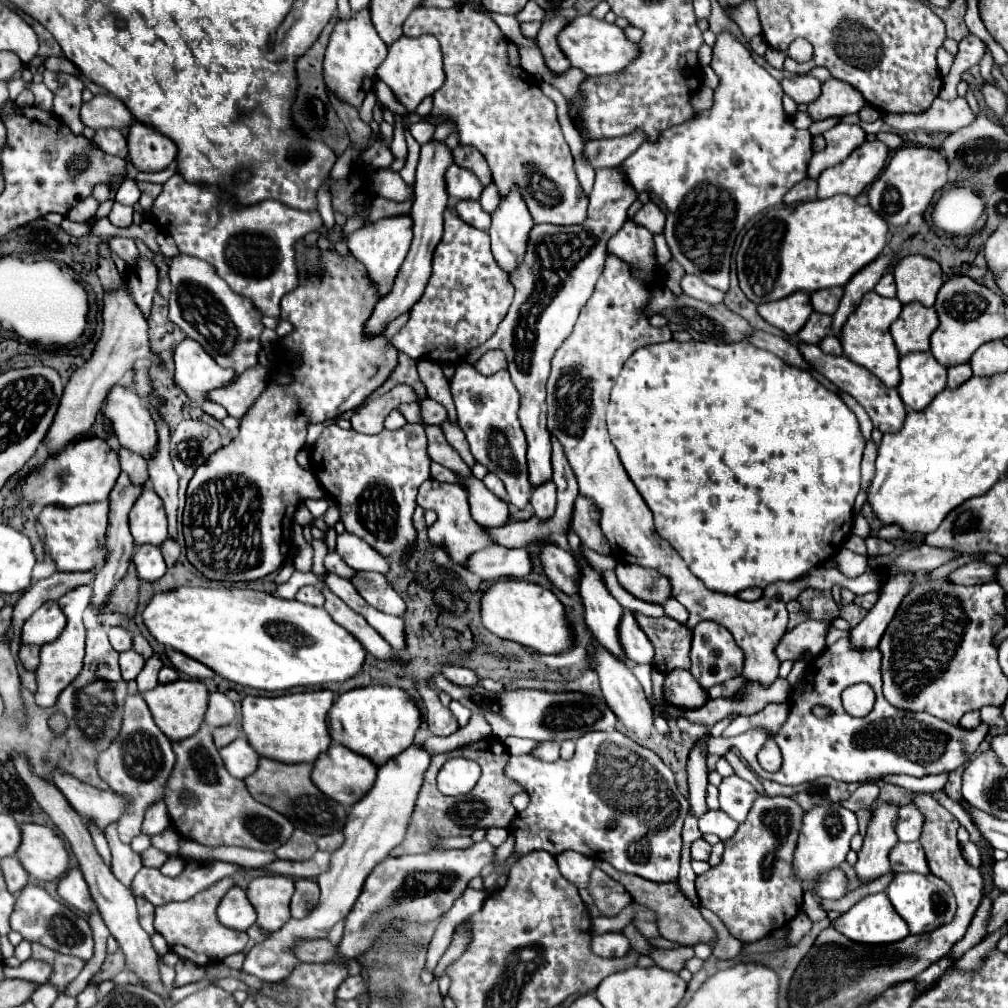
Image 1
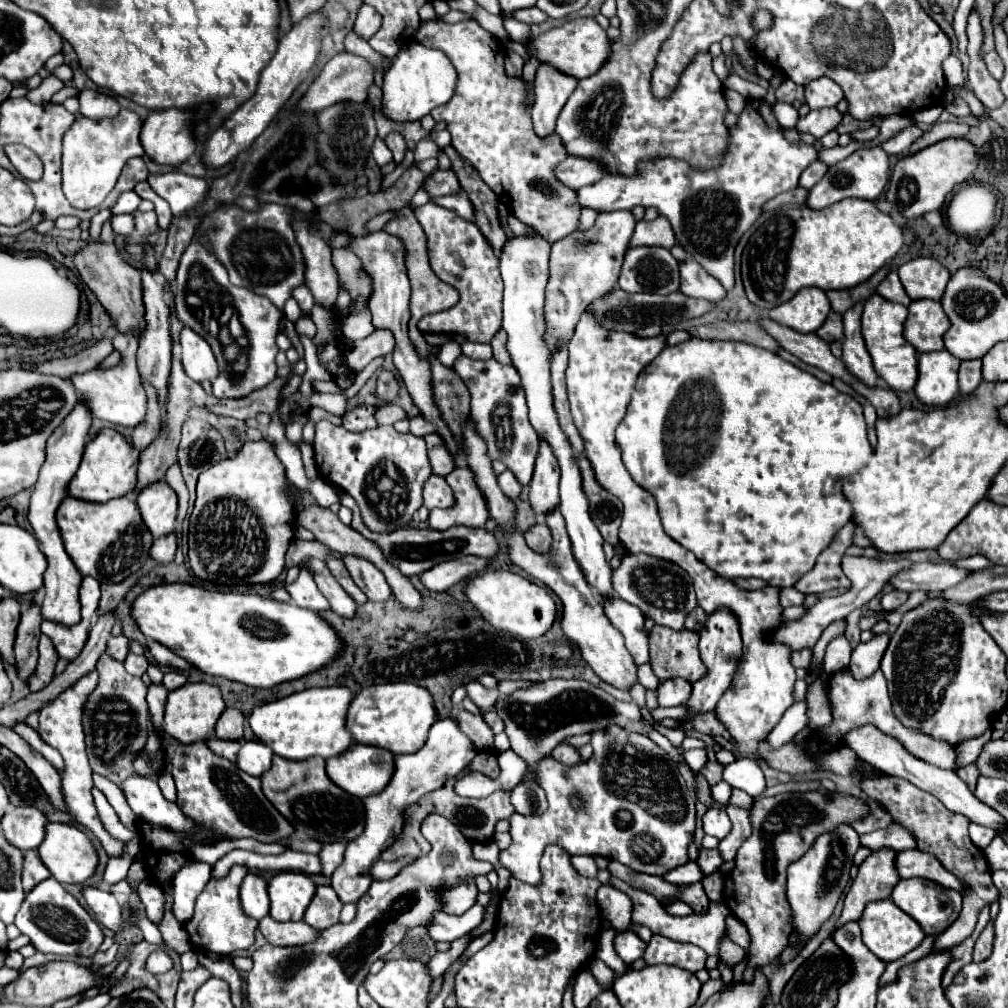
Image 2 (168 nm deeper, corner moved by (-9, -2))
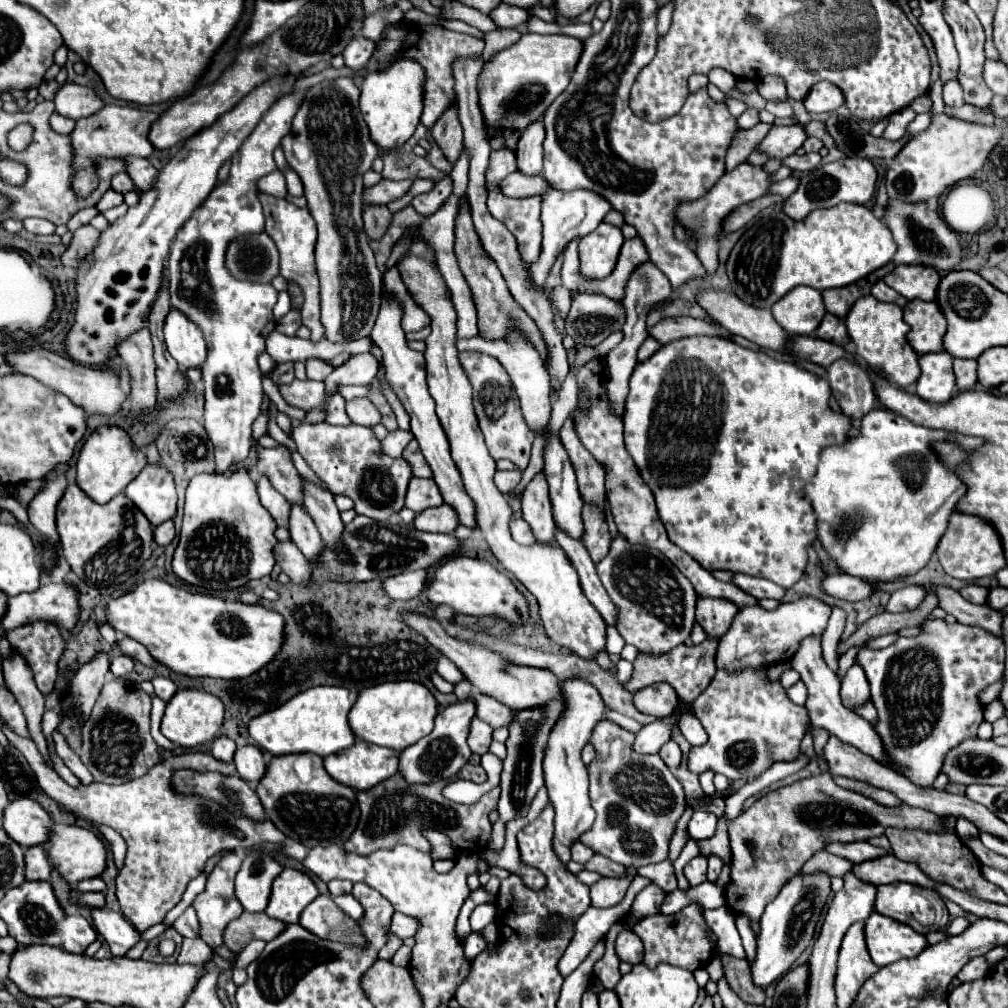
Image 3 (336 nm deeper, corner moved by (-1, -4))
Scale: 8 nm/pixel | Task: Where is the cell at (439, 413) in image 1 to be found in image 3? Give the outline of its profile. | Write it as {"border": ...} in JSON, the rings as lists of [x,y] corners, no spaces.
{"border":[[[398,428],[398,430],[390,432],[390,434],[382,440],[382,452],[386,452],[388,456],[398,458],[412,438],[414,438],[414,434],[412,434],[410,430],[400,430],[400,428]]]}

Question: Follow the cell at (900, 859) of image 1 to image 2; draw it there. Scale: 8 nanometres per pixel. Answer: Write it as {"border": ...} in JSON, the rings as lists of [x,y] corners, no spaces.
{"border":[[[902,850],[896,854],[896,870],[900,878],[926,878],[932,882],[938,882],[940,886],[958,890],[960,894],[964,894],[962,882],[958,882],[958,878],[948,872],[946,868],[940,866],[940,862],[928,854],[928,852],[920,852],[920,850]]]}

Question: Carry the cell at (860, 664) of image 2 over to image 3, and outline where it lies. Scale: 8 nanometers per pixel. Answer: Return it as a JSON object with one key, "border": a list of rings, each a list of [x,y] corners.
{"border":[[[854,662],[852,668],[848,668],[848,672],[844,674],[840,696],[842,696],[842,702],[846,704],[846,708],[854,708],[870,698],[870,684],[858,662]]]}

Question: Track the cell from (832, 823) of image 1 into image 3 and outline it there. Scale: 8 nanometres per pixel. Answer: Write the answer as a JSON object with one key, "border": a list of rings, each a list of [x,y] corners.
{"border":[[[798,872],[782,886],[782,892],[766,906],[766,912],[762,914],[760,920],[760,934],[756,938],[758,956],[754,966],[750,968],[754,984],[766,988],[770,982],[778,980],[792,968],[796,958],[810,946],[814,938],[814,928],[830,894],[832,894],[830,876],[826,872],[814,874]]]}

